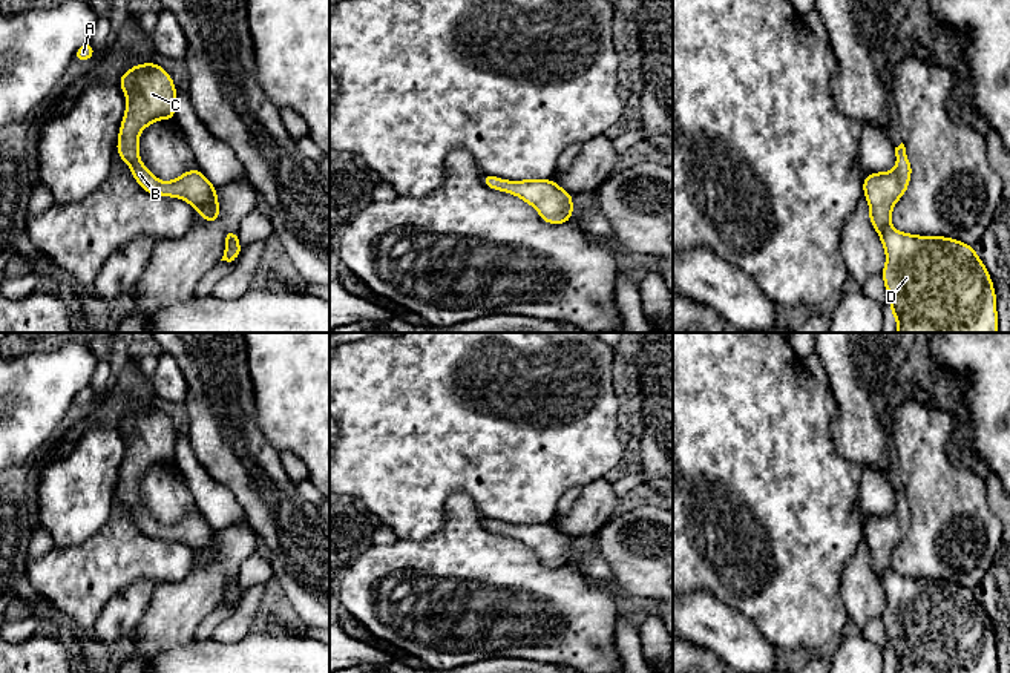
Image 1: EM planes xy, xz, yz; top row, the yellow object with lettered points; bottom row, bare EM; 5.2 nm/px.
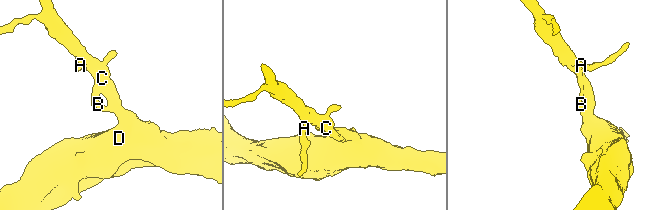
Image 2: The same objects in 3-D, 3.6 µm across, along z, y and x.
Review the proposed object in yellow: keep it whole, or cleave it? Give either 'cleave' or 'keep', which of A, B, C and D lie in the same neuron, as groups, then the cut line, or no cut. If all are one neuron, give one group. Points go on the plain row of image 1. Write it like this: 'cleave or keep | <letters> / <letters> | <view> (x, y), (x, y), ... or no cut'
keep | A B C D | no cut

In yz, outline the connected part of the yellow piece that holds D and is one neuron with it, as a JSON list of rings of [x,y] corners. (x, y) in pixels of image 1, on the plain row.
[[[901,486],[890,515],[863,523],[869,563],[886,595],[881,615],[897,673],[998,673],[996,636],[975,590],[892,570],[892,552],[907,535],[912,507]]]

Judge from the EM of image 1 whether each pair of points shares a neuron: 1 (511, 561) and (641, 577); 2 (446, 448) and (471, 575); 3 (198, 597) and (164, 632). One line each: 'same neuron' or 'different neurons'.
1: different neurons
2: different neurons
3: same neuron

